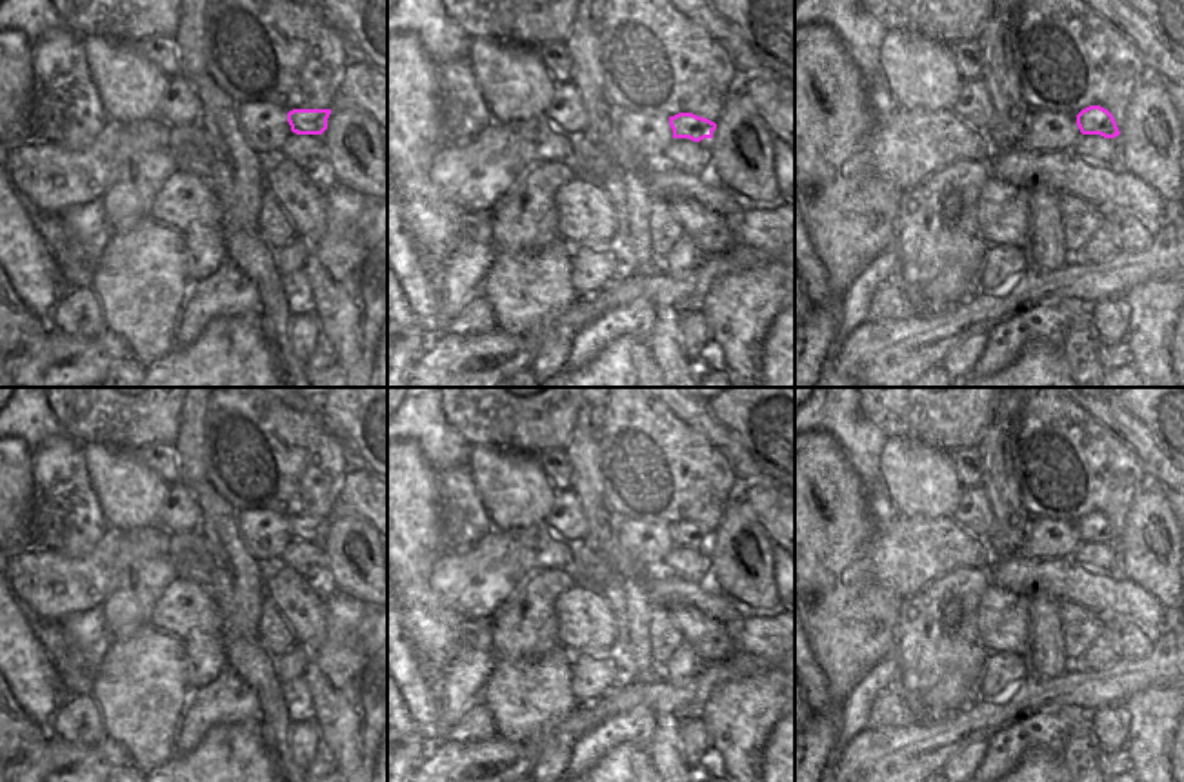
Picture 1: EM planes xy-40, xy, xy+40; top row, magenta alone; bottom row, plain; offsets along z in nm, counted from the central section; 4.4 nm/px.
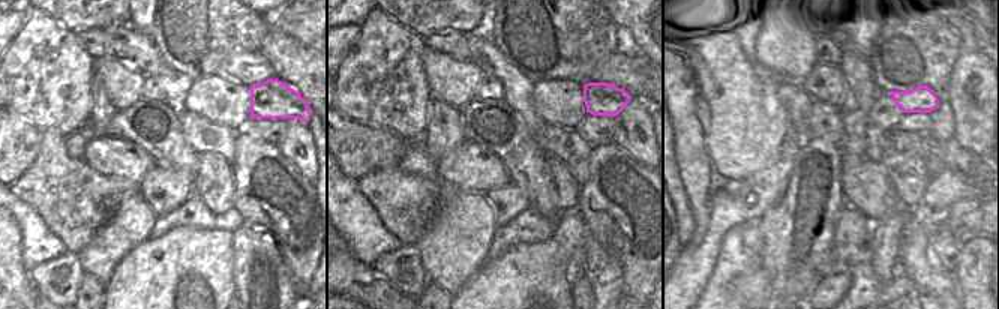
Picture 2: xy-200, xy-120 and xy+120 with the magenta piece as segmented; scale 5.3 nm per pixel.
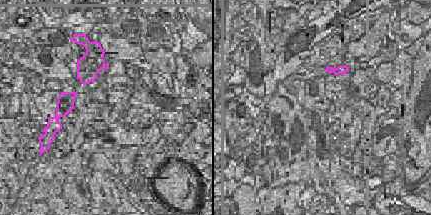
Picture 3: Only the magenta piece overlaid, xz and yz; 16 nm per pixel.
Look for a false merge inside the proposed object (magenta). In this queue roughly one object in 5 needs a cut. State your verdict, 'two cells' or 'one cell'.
one cell

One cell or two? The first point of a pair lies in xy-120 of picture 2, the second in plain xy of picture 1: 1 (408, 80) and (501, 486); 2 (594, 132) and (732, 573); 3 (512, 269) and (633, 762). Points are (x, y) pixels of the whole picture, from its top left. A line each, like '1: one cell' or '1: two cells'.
1: two cells
2: two cells
3: one cell

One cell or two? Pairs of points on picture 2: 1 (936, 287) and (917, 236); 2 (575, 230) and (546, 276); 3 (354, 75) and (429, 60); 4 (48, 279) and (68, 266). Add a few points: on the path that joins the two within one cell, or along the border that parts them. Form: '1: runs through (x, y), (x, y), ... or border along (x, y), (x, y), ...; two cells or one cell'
1: runs through (927, 275), (917, 263), (917, 248); one cell
2: runs through (563, 242), (546, 264); one cell
3: border along (423, 47), (422, 65), (431, 96); two cells
4: runs through (53, 279), (63, 270); one cell

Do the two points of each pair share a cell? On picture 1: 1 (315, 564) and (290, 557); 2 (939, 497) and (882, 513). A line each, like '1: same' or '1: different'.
1: same
2: different

